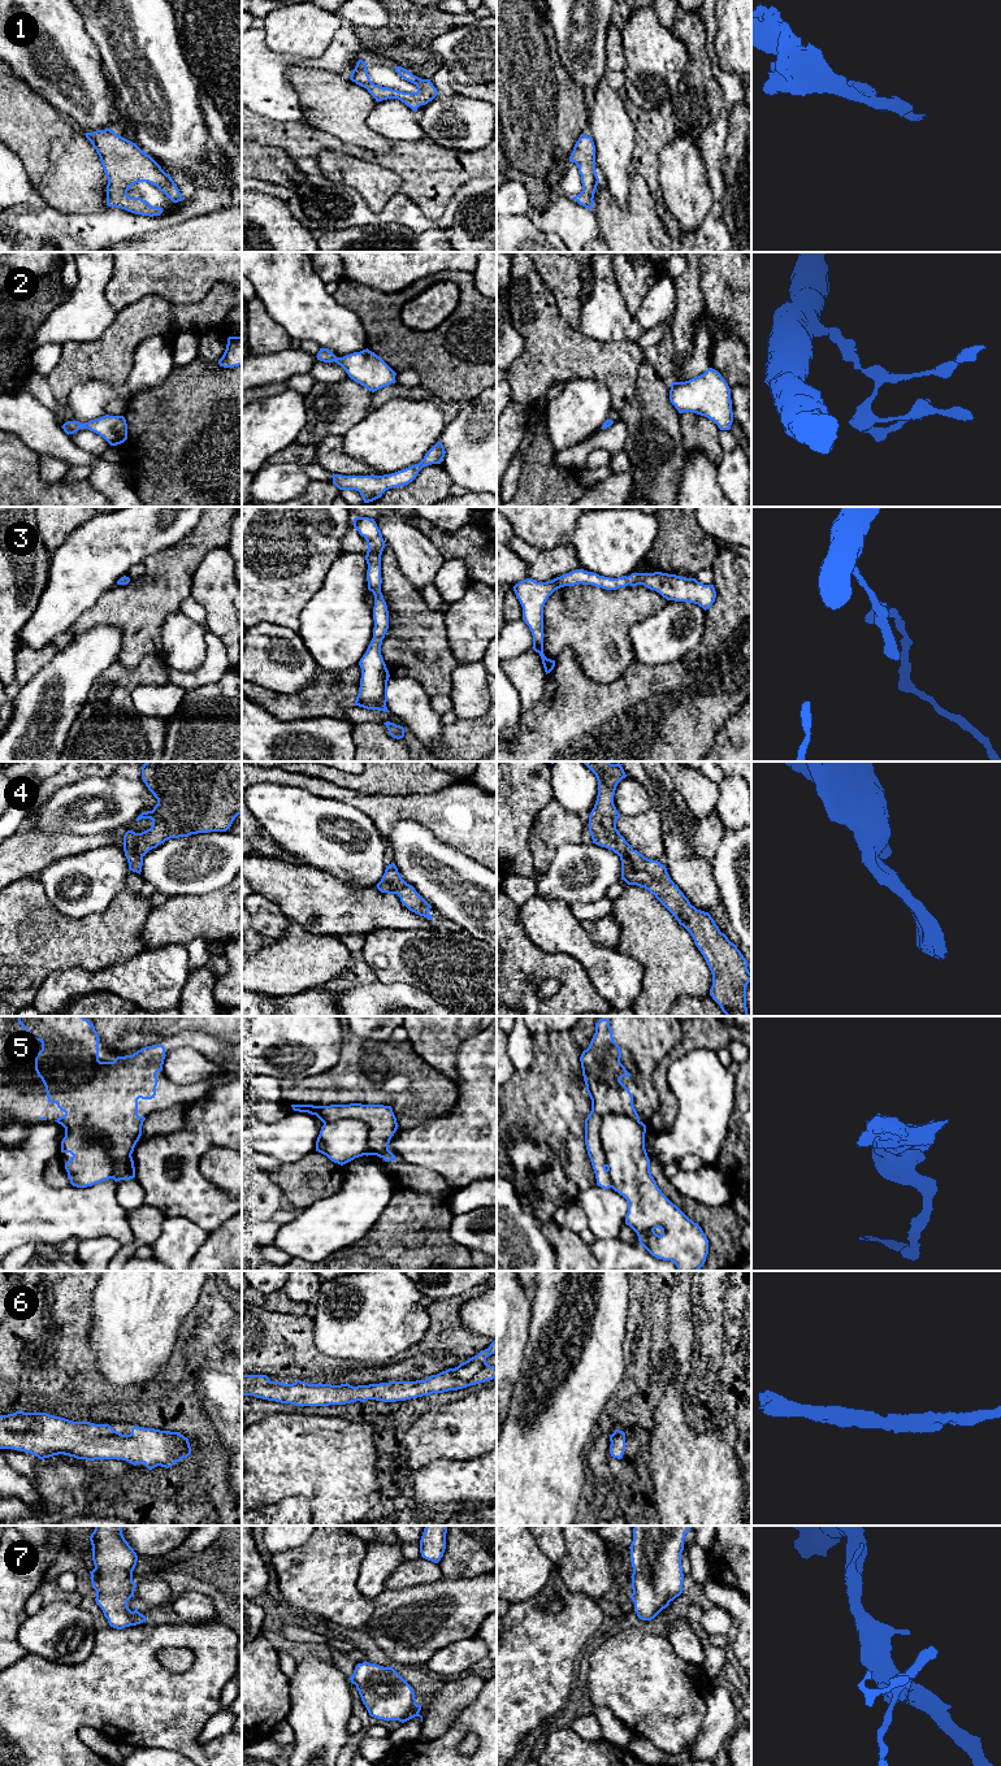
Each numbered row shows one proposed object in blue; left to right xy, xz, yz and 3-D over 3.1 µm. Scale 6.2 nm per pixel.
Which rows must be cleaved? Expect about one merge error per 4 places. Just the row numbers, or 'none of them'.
5

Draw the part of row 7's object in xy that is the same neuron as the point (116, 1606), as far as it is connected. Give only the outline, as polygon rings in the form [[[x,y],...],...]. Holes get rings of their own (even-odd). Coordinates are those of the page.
[[[95,1526],[90,1536],[92,1545],[92,1561],[95,1568],[90,1571],[92,1588],[96,1591],[96,1604],[101,1607],[110,1627],[122,1630],[136,1626],[147,1618],[135,1607],[131,1611],[127,1601],[134,1597],[136,1584],[133,1581],[133,1571],[136,1566],[138,1555],[122,1535],[122,1526]]]

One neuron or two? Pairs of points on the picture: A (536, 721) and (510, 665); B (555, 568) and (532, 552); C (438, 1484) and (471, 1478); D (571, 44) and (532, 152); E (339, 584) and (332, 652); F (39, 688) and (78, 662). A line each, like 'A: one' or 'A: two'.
A: two
B: one
C: one
D: two
E: one
F: one

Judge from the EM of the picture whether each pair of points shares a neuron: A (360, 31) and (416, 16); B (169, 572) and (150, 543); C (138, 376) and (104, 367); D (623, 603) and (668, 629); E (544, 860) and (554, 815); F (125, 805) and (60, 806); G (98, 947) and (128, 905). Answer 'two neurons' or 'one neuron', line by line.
A: one neuron
B: two neurons
C: two neurons
D: two neurons
E: one neuron
F: one neuron
G: one neuron

